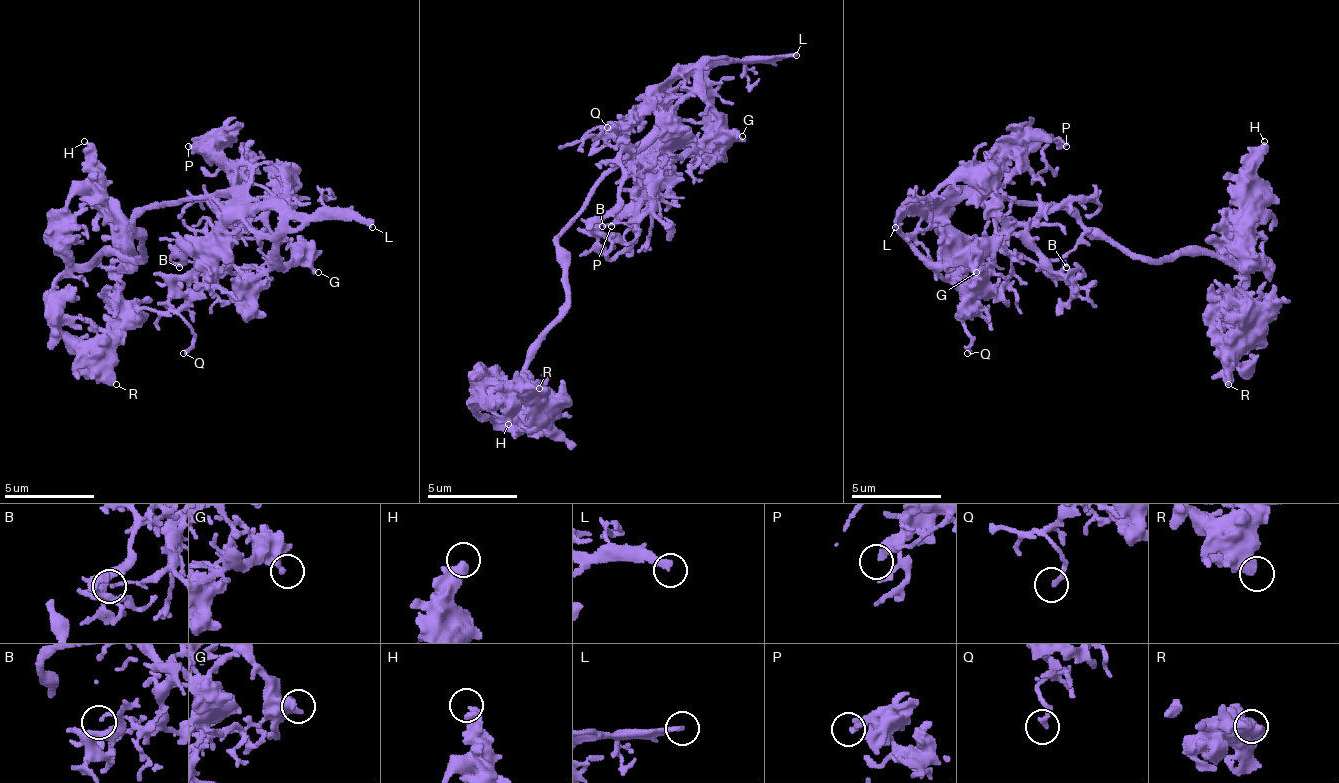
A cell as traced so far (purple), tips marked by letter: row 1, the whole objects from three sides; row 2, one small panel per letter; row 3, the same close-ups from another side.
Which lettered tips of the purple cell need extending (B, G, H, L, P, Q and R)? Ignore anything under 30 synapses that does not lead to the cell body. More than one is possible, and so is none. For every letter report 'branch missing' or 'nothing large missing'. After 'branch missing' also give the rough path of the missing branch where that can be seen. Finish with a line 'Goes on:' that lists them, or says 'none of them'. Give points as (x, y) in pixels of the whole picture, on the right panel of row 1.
B: nothing large missing
G: nothing large missing
H: nothing large missing
L: branch missing
P: nothing large missing
Q: nothing large missing
R: nothing large missing
Goes on: L

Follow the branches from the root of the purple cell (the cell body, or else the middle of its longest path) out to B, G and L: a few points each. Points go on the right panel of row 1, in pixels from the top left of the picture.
B: (1080, 227), (1062, 209), (999, 200), (981, 186), (990, 182), (985, 204), (1053, 272), (1062, 263), (1066, 267)
G: (1080, 227), (1062, 209), (985, 195), (985, 182), (994, 249), (976, 272)
L: (1080, 227), (1062, 209), (1017, 204), (990, 195), (918, 200), (895, 227)

